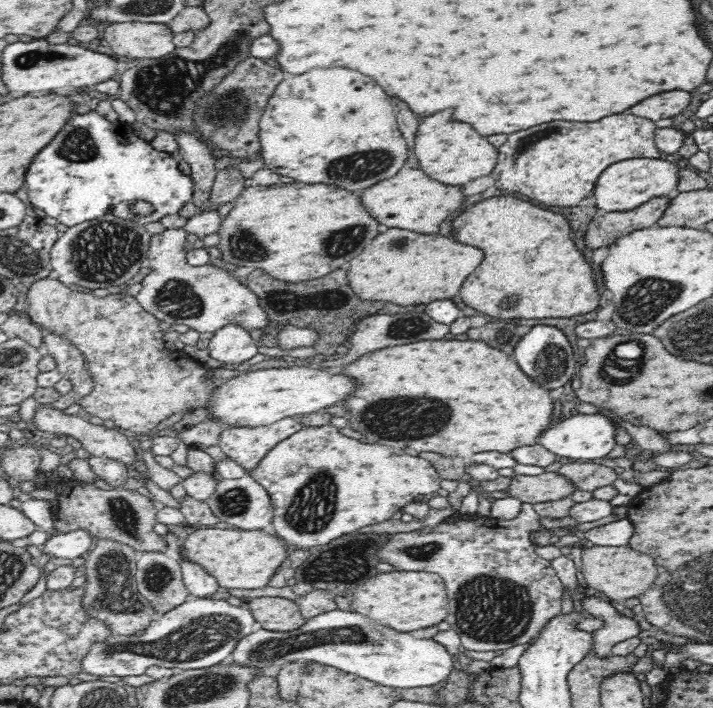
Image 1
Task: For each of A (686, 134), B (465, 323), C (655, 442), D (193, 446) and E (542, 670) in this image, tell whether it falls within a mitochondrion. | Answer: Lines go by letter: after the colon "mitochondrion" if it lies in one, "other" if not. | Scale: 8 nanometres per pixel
A: other
B: other
C: other
D: other
E: other

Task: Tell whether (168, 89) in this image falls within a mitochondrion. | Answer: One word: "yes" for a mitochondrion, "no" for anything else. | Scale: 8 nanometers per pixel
yes

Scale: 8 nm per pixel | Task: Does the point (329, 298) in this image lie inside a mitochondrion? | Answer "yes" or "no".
yes

